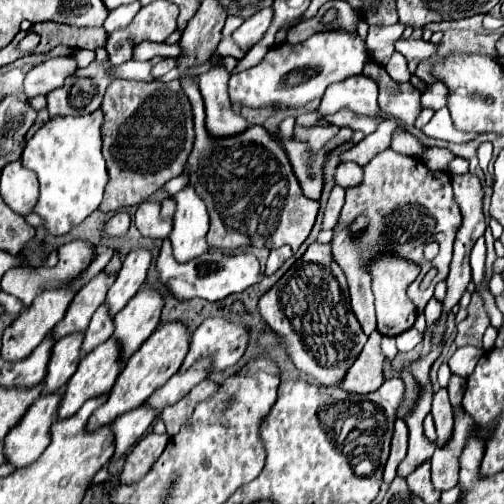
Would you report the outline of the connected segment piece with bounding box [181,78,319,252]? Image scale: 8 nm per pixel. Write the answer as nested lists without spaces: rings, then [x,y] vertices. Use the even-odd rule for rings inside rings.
[[[185,78],[181,80],[181,86],[195,114],[195,144],[185,168],[189,170],[189,184],[209,208],[209,246],[219,250],[239,246],[273,250],[287,244],[293,252],[297,252],[315,224],[319,202],[303,196],[279,142],[275,142],[275,138],[263,126],[251,126],[243,134],[231,138],[211,138],[205,130],[203,98],[197,82],[193,78]]]

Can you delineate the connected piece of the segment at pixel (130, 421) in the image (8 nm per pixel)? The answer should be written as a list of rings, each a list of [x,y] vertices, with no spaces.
[[[143,404],[131,412],[121,414],[115,422],[113,422],[113,432],[115,432],[115,454],[111,460],[117,460],[125,454],[125,450],[129,446],[133,446],[145,432],[147,428],[153,424],[153,420],[159,416],[161,412]]]

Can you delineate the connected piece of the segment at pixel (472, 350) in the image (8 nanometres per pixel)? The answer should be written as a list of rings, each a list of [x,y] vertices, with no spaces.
[[[463,346],[463,348],[457,348],[455,354],[449,358],[447,366],[451,370],[451,374],[455,376],[461,376],[461,378],[469,378],[479,362],[479,358],[483,356],[483,348],[477,348],[477,346]]]

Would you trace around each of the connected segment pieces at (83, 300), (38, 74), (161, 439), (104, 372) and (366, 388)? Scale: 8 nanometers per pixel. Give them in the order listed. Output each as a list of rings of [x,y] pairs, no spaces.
[[[99,272],[95,278],[91,278],[73,298],[71,306],[65,312],[65,318],[51,330],[51,336],[63,338],[71,332],[83,332],[89,326],[89,320],[93,312],[105,302],[107,290],[115,282],[115,274]]]
[[[51,58],[39,66],[35,66],[27,78],[25,78],[25,94],[27,98],[35,98],[39,94],[49,94],[51,90],[57,90],[63,86],[63,80],[71,74],[75,74],[77,62],[73,58]]]
[[[151,432],[147,436],[143,436],[133,446],[133,452],[125,458],[125,468],[123,468],[123,474],[121,474],[121,482],[123,484],[131,484],[131,482],[141,480],[149,472],[151,464],[165,450],[167,442],[169,442],[169,434]]]
[[[111,338],[87,354],[63,390],[59,418],[73,416],[89,398],[109,392],[121,372],[119,346]]]
[[[375,332],[369,336],[363,352],[349,368],[345,380],[339,386],[345,392],[357,392],[357,394],[375,392],[385,382],[383,364],[385,364],[385,356],[381,352],[381,334]]]

